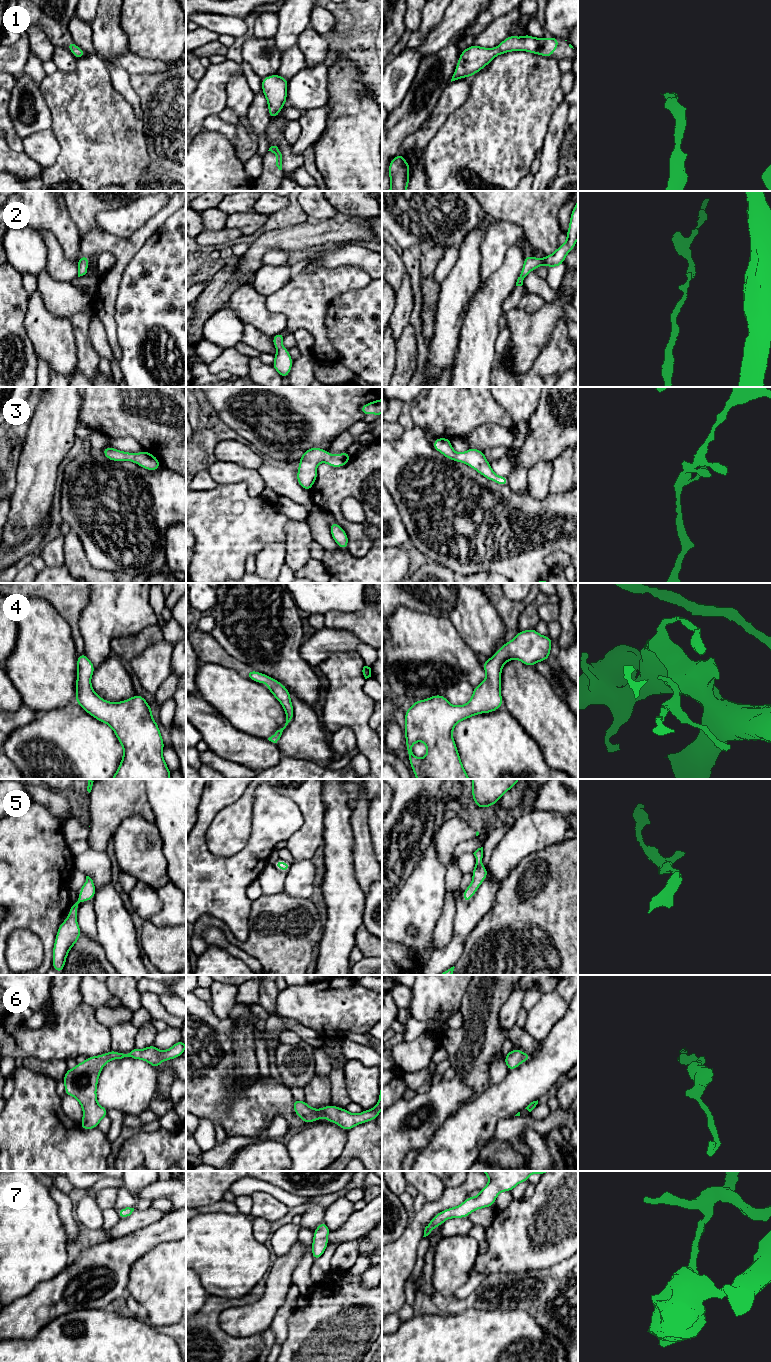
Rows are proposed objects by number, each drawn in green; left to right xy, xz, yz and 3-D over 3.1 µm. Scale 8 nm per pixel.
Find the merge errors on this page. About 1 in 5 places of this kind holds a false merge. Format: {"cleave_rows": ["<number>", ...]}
{"cleave_rows": []}

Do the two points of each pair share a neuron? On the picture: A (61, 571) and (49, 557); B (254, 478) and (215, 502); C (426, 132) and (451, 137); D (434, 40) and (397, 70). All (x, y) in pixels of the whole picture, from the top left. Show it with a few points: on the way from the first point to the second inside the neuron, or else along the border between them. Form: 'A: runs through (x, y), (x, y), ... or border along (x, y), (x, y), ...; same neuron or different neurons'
A: border along (63, 563), (57, 566), (46, 566); different neurons
B: border along (220, 484), (243, 483), (251, 496), (260, 496); different neurons
C: border along (448, 115), (448, 118), (428, 142), (423, 155); different neurons
D: border along (429, 32), (418, 47), (420, 59); different neurons

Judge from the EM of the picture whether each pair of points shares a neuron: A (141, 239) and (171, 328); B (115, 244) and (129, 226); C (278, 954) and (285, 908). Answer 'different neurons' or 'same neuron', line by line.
A: different neurons
B: different neurons
C: same neuron

